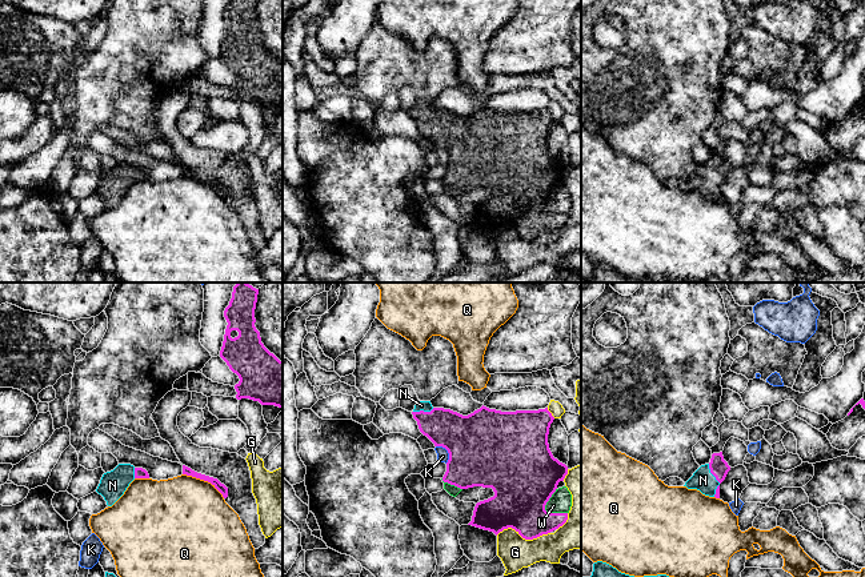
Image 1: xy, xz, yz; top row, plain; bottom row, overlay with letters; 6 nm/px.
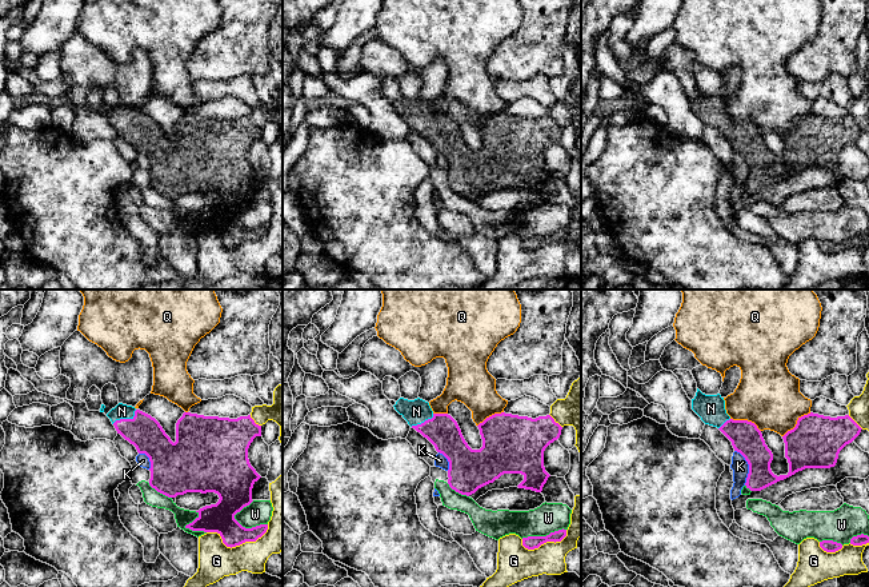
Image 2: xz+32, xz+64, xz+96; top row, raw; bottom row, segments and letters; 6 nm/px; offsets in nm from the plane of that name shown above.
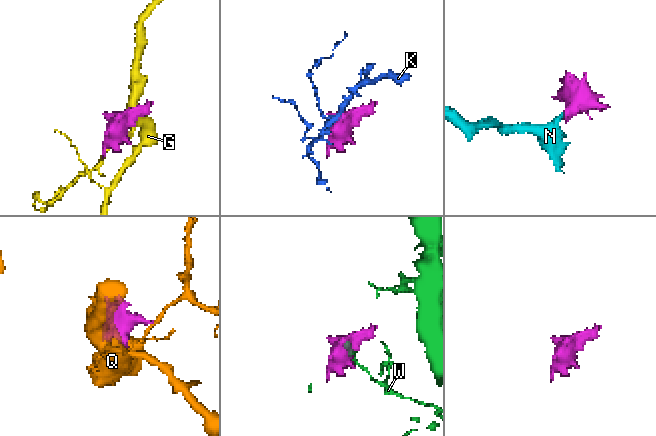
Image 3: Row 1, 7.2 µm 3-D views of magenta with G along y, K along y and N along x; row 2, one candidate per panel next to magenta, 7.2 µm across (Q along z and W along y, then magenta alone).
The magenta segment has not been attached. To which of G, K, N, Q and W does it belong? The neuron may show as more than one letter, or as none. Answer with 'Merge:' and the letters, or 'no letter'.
Merge: N

